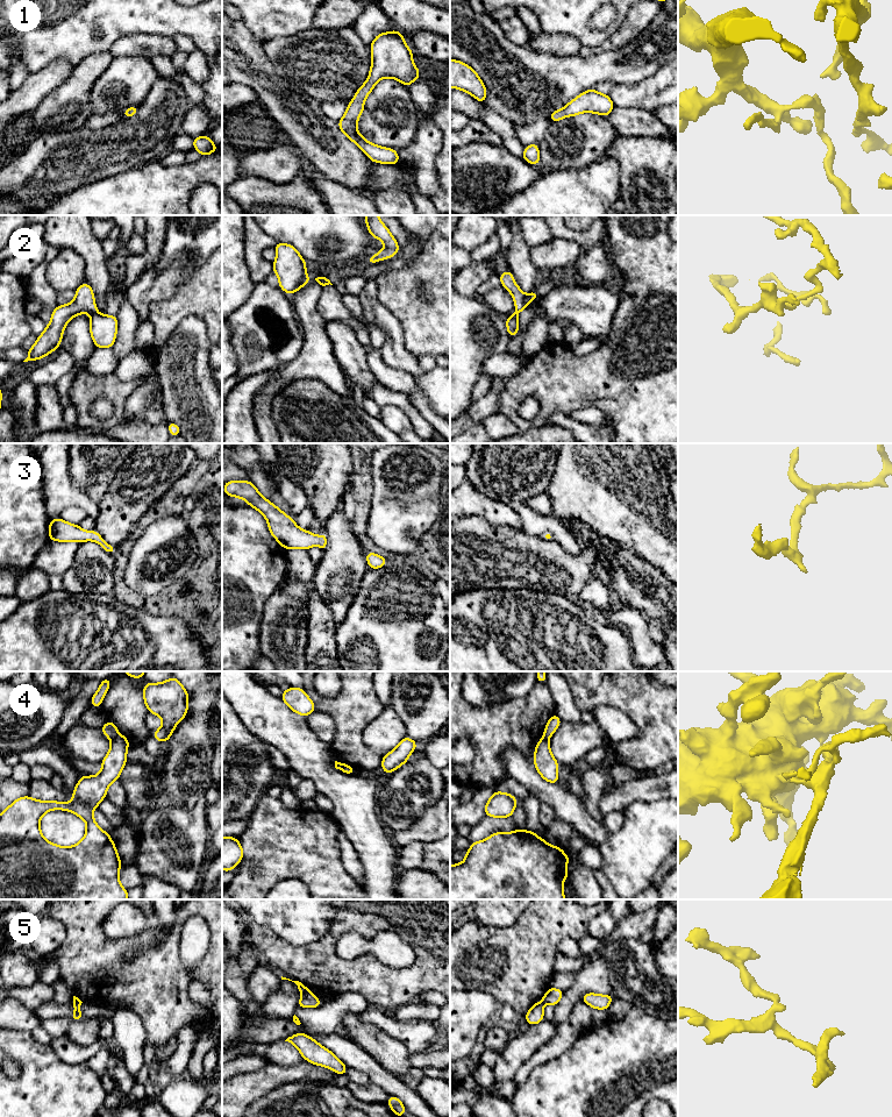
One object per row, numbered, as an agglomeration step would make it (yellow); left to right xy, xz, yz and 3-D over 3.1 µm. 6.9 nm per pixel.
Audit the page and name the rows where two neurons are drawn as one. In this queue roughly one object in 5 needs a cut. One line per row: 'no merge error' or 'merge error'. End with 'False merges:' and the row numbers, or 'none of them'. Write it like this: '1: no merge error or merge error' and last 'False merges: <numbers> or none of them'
1: no merge error
2: merge error
3: no merge error
4: merge error
5: merge error
False merges: 2, 4, 5

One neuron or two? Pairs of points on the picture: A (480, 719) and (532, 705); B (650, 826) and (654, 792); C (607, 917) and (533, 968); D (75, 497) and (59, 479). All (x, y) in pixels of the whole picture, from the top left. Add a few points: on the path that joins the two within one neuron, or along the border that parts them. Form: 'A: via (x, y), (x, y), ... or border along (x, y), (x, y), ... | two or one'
A: via (493, 719), (519, 718) | one
B: border along (665, 798), (632, 802), (626, 808) | two
C: border along (603, 911), (589, 923), (587, 933) | two
D: via (70, 492), (62, 484) | one

